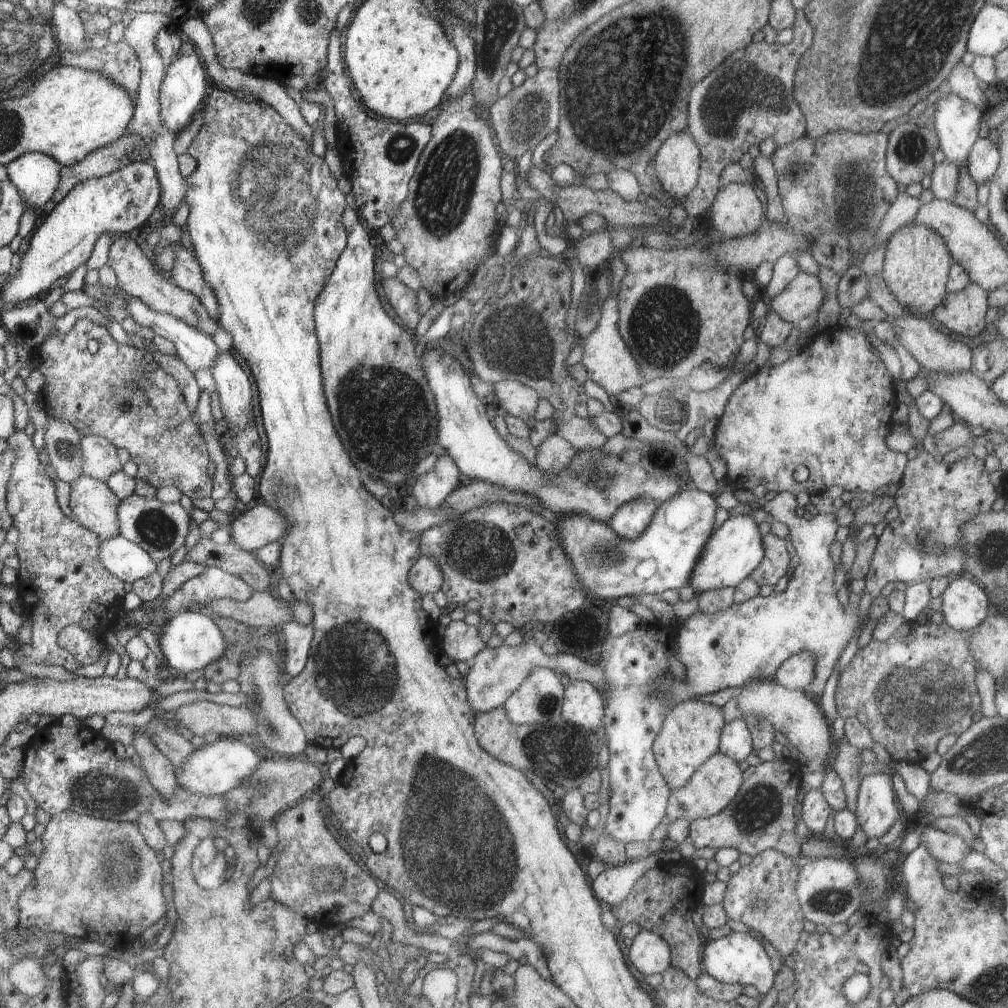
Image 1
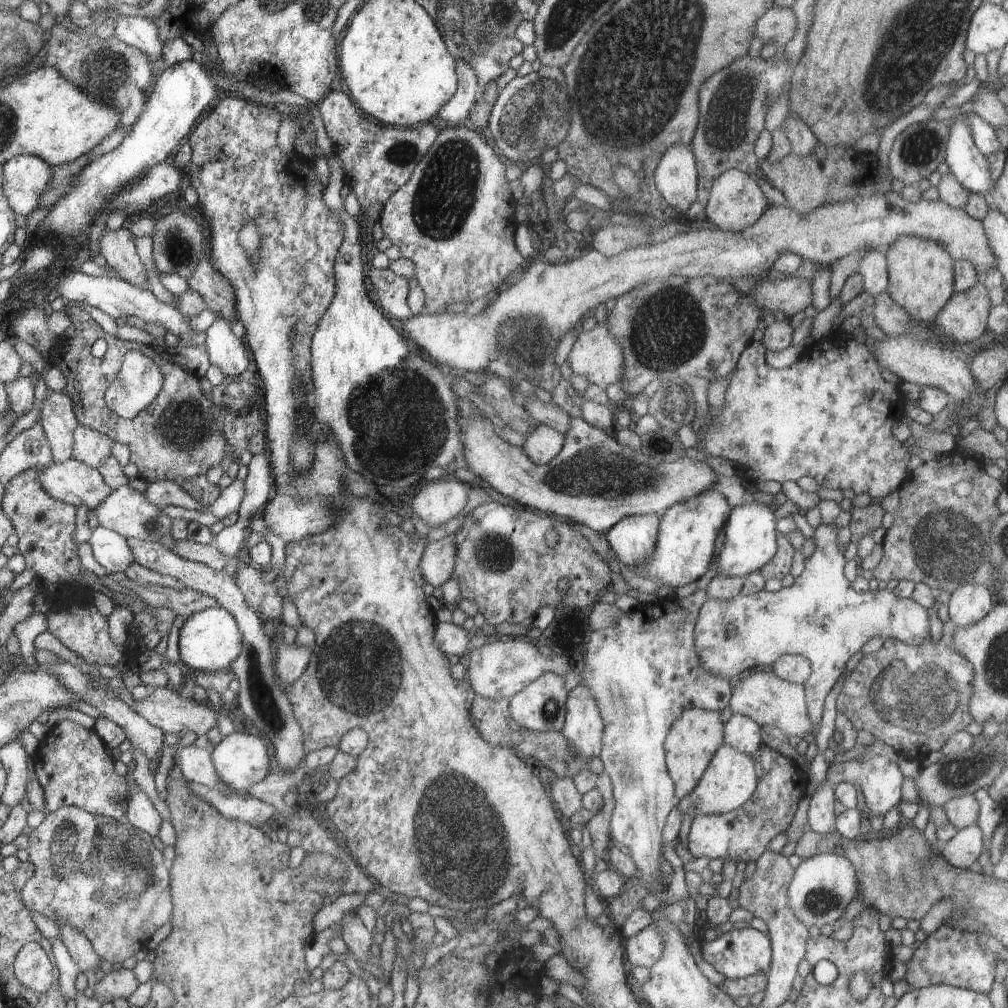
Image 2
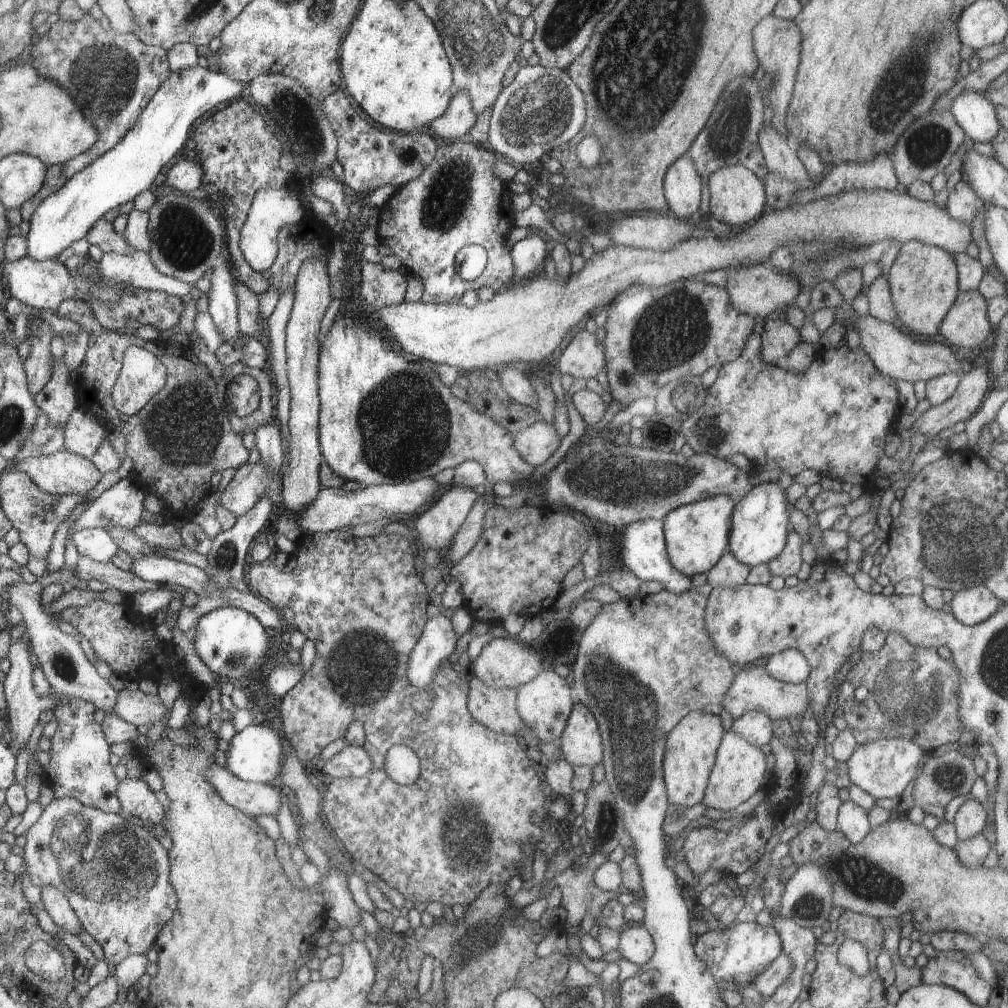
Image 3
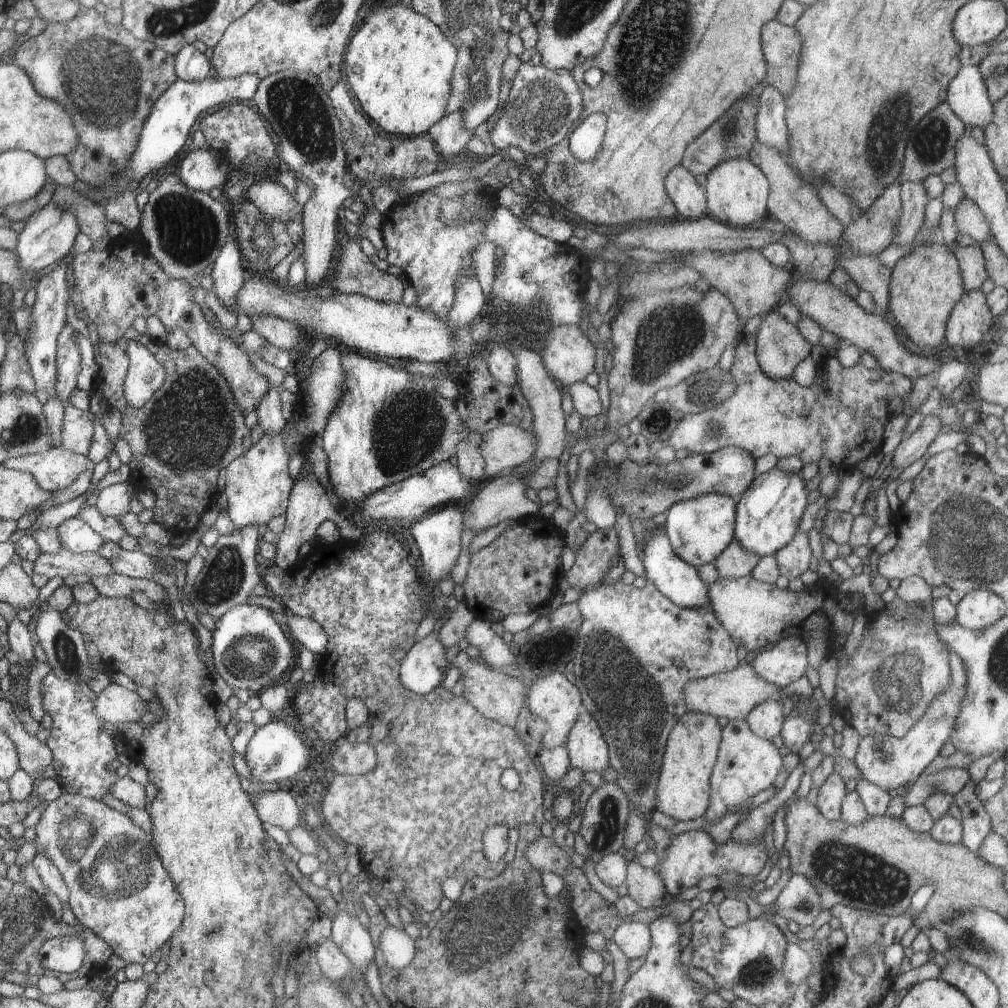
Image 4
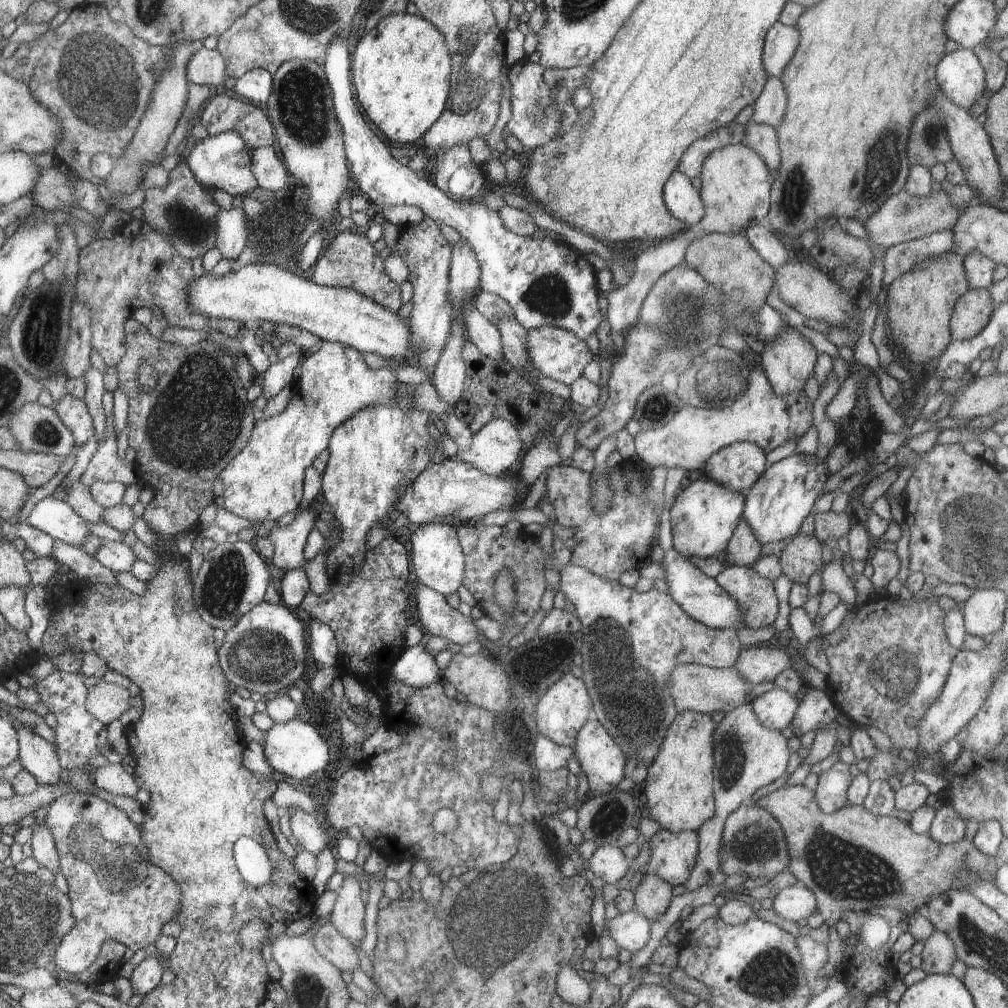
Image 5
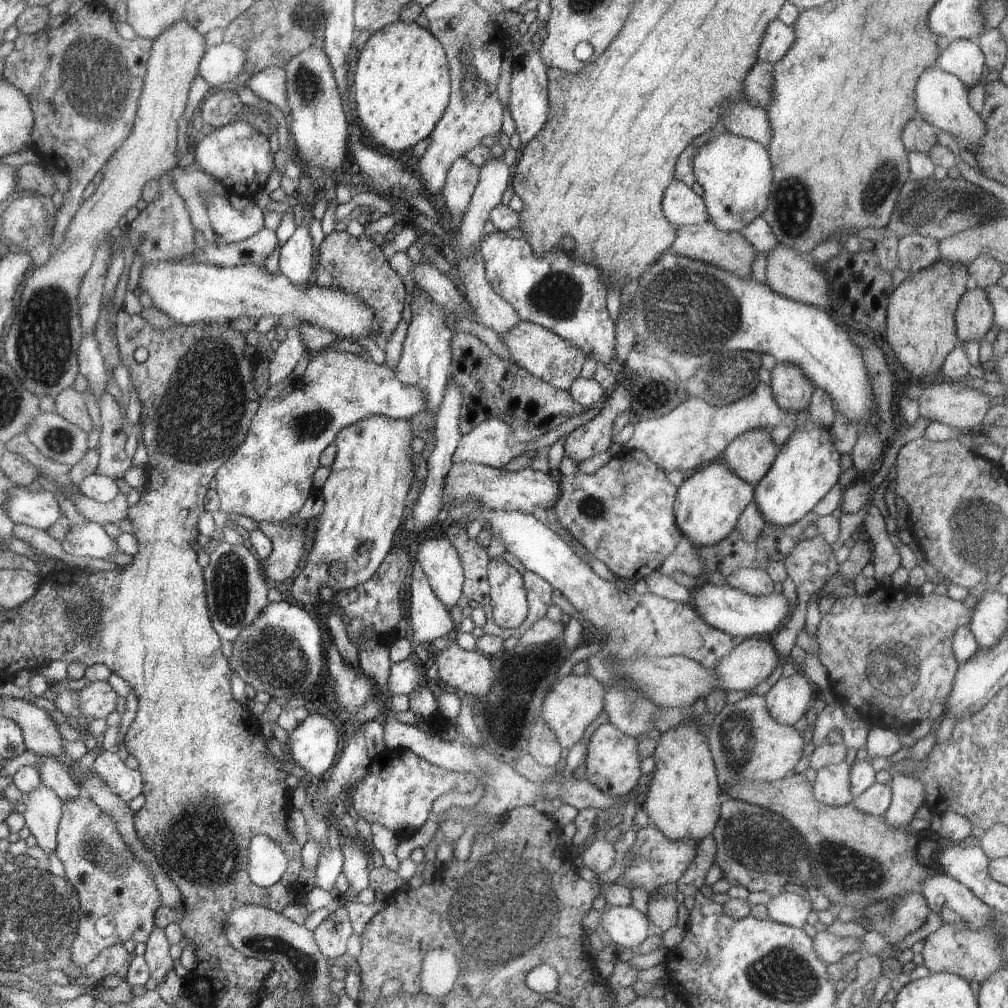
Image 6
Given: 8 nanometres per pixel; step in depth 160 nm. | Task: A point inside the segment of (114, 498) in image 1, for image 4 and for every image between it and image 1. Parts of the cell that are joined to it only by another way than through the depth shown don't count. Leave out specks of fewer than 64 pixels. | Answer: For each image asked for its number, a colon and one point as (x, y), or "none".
2: (72, 481)
3: (65, 473)
4: (57, 468)

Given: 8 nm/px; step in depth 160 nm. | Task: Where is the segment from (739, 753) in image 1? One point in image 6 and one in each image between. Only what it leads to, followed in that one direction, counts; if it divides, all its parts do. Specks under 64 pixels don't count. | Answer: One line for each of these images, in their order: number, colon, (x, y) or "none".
2: (740, 732)
3: (756, 728)
4: (766, 720)
5: (775, 709)
6: (789, 699)

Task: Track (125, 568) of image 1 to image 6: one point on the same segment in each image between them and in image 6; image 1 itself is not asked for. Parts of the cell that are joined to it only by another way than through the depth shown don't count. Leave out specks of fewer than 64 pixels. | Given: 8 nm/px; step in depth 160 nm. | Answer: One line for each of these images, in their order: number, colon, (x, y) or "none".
2: (110, 549)
3: (97, 544)
4: (78, 536)
5: (57, 518)
6: (39, 509)

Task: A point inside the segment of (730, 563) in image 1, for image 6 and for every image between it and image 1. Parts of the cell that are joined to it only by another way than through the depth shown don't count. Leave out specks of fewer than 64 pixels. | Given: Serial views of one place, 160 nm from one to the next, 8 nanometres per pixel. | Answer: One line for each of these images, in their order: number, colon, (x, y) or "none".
2: (750, 541)
3: (759, 527)
4: (767, 515)
5: (784, 494)
6: (806, 467)

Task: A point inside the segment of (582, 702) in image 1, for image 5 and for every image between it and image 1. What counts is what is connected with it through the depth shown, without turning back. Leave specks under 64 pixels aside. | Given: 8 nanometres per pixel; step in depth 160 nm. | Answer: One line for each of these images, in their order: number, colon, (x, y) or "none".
2: (583, 726)
3: (581, 744)
4: (588, 750)
5: (597, 754)

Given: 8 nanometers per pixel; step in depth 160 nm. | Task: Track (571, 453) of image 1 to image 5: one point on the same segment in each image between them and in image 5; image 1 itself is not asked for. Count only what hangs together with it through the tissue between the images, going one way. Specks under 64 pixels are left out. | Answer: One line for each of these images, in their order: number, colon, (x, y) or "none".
2: (542, 445)
3: (538, 442)
4: (505, 447)
5: (496, 446)

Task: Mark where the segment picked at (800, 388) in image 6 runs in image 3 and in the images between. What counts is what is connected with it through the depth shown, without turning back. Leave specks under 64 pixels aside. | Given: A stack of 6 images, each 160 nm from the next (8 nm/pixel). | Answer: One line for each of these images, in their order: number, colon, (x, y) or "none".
3: (778, 338)
4: (780, 348)
5: (789, 360)

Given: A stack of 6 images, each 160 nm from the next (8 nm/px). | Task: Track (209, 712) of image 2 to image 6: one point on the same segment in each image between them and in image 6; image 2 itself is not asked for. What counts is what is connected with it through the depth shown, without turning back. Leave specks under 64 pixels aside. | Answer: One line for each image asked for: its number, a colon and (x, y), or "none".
3: (135, 707)
4: (116, 704)
5: (107, 701)
6: (97, 700)

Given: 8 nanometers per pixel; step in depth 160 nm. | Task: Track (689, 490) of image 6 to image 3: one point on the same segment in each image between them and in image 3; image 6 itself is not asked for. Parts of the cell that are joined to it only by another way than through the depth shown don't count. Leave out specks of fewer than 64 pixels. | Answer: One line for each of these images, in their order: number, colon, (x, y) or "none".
3: (696, 534)
4: (699, 529)
5: (704, 515)

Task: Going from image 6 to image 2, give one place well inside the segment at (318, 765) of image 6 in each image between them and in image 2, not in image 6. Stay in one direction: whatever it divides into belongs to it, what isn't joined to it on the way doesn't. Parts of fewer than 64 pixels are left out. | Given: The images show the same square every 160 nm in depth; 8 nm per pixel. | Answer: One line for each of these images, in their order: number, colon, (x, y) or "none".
2: (241, 760)
3: (254, 754)
4: (275, 752)
5: (293, 748)

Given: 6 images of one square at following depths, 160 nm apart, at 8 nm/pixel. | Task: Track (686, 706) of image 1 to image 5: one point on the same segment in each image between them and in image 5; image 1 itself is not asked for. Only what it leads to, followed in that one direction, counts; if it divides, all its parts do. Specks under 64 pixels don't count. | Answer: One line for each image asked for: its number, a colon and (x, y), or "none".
2: (695, 735)
3: (691, 747)
4: (683, 790)
5: (679, 790)

